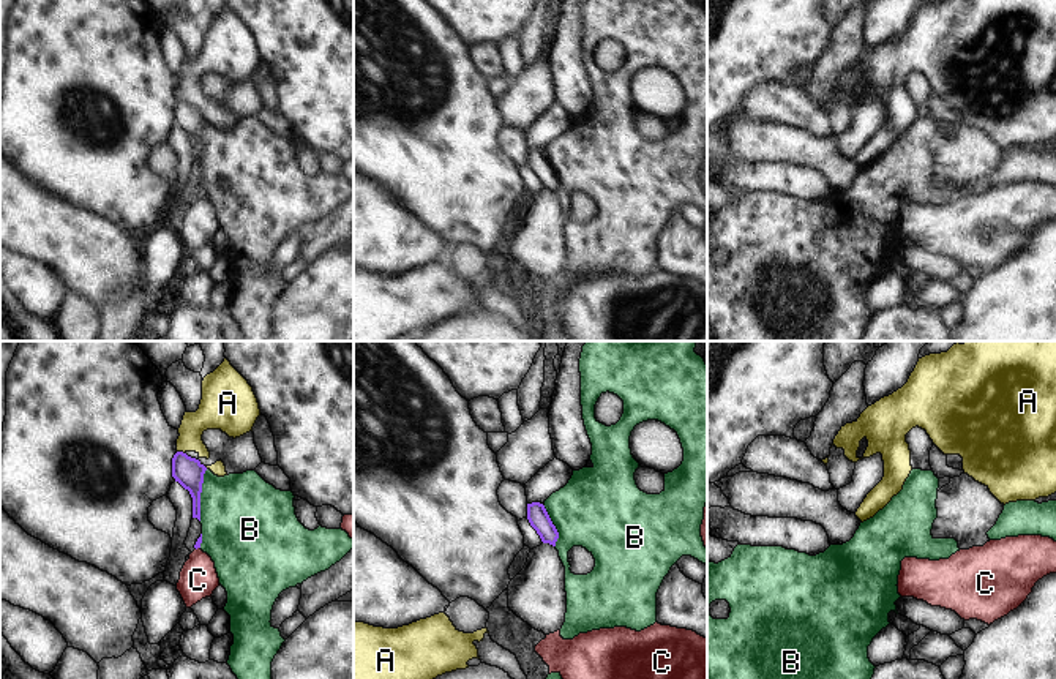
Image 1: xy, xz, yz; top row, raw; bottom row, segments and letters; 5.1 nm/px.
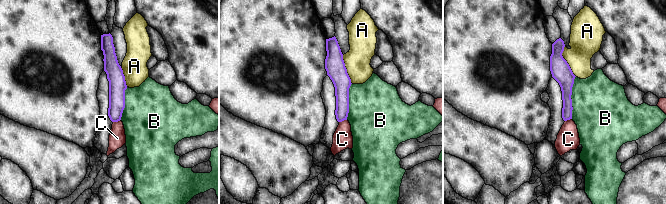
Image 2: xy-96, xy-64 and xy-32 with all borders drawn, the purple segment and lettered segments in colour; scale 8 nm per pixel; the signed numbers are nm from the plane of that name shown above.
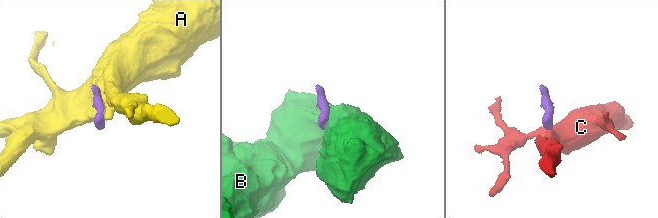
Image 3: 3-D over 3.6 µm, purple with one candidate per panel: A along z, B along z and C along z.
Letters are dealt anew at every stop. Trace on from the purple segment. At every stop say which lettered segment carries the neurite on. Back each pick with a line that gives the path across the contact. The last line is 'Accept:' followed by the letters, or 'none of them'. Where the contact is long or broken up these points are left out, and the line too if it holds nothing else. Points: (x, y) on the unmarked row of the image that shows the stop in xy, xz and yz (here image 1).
Accept: none of them

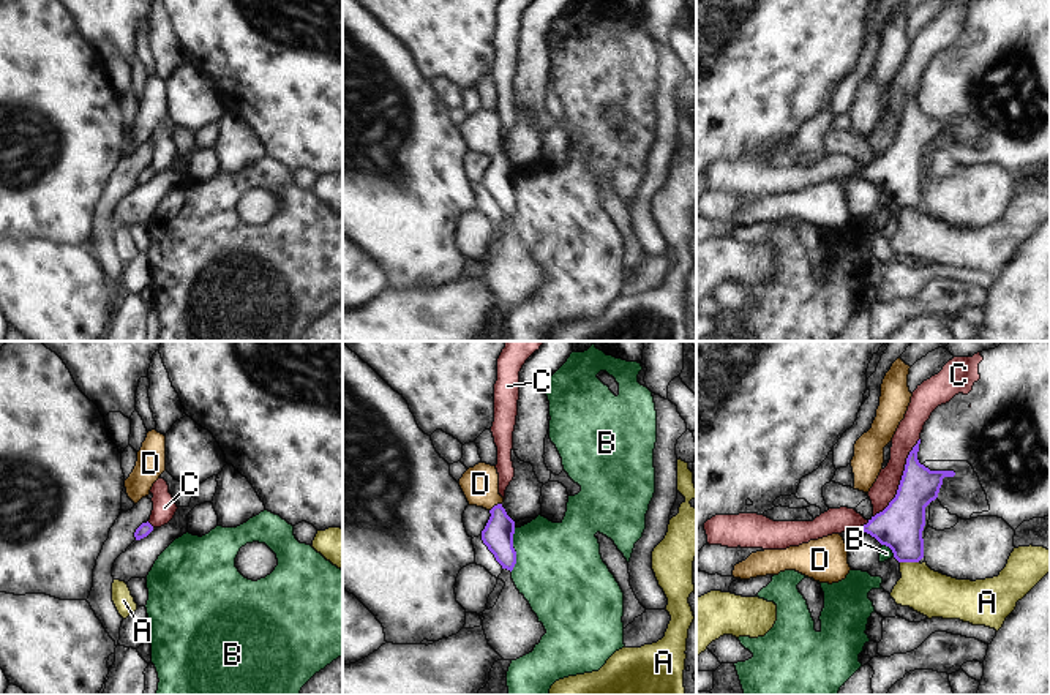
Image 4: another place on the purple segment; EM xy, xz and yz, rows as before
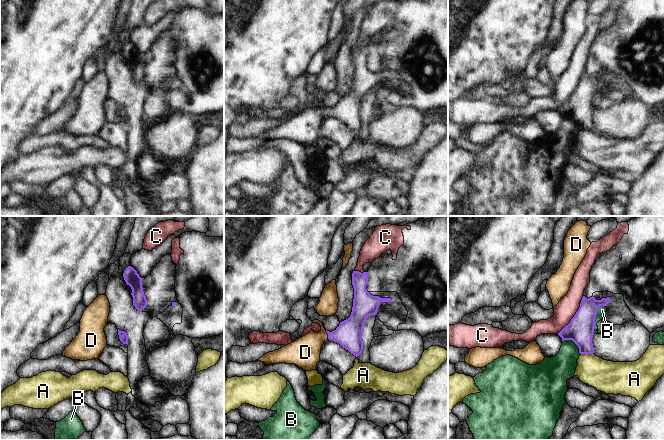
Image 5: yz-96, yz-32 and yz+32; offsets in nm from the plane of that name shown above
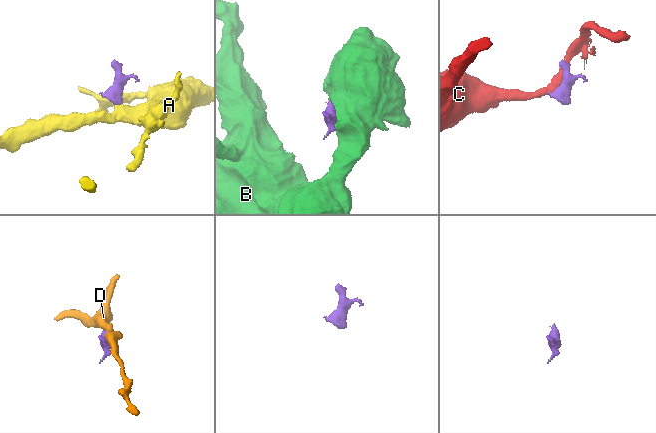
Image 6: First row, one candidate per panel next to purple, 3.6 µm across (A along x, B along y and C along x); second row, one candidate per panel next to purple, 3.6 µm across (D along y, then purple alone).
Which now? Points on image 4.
D: Path across: xz (498, 182), (494, 152), (480, 130)
Accept: D

